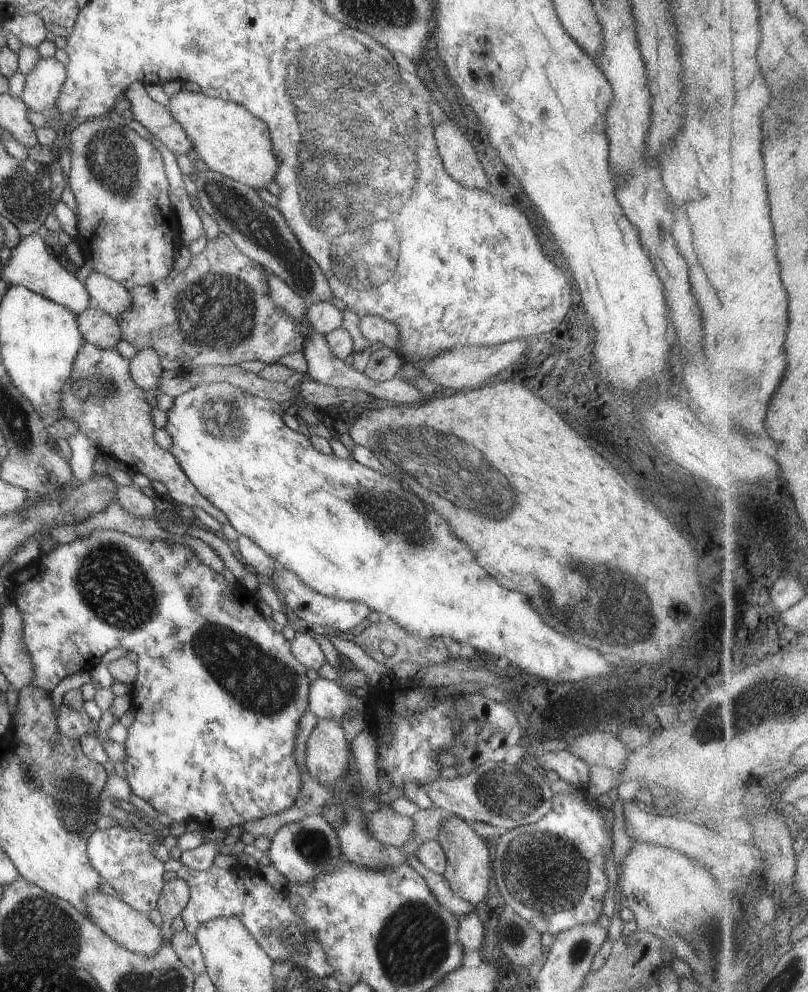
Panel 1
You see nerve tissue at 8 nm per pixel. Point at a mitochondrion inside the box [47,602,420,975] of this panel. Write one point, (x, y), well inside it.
(263, 682)

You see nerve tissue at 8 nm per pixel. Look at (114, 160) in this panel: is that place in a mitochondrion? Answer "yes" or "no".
yes

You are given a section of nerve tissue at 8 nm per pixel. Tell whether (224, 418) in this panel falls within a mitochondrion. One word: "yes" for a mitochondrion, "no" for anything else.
yes

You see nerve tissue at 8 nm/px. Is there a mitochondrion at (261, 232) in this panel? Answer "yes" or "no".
yes

